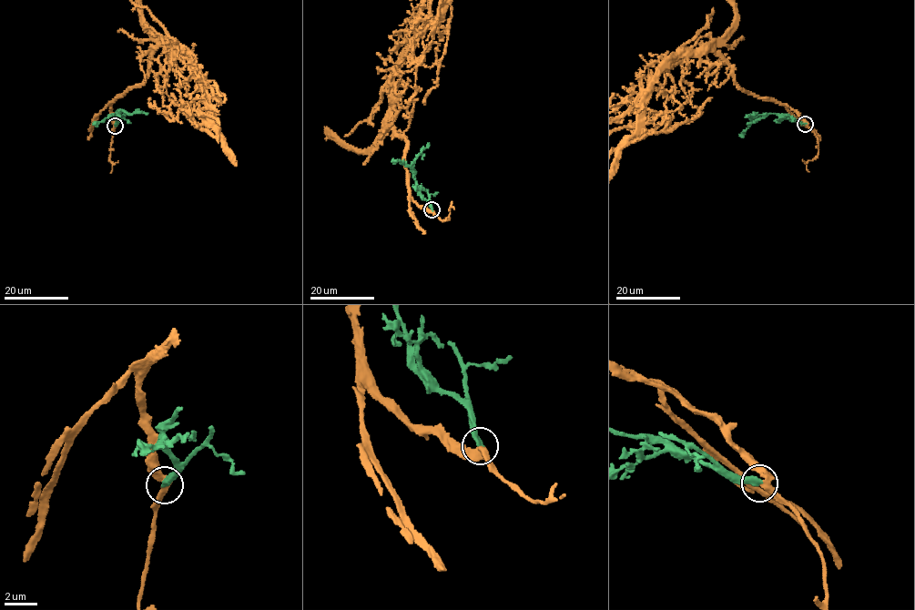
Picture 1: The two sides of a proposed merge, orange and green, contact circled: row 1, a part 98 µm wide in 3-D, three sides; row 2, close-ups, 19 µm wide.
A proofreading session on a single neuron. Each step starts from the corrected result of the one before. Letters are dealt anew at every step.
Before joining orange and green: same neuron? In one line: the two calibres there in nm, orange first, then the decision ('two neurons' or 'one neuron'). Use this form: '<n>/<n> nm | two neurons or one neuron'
340/360 nm | one neuron

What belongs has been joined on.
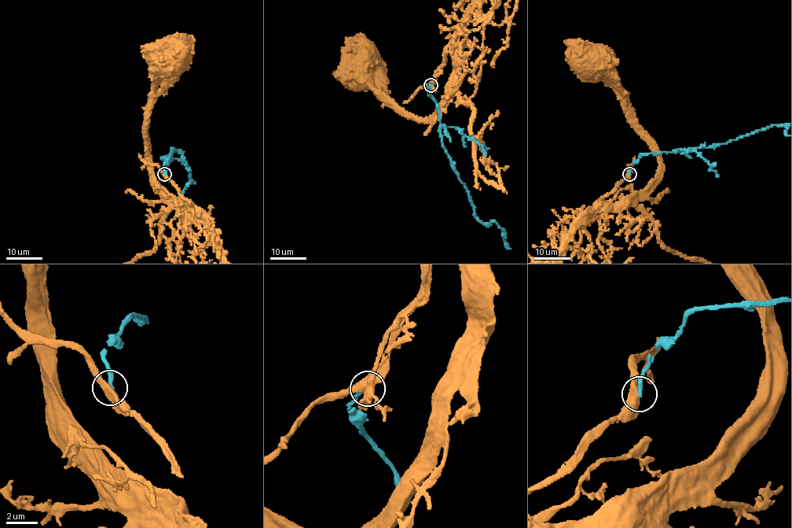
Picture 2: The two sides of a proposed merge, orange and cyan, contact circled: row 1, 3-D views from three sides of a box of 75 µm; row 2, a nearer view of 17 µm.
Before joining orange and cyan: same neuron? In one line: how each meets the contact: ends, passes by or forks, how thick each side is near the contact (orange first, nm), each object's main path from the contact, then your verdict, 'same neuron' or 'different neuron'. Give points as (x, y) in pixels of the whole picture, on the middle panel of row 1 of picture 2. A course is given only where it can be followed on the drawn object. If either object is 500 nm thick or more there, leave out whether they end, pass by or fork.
orange passes by; cyan ends; calibres 440 and 280 nm; course orange (430, 84), (453, 40), (454, 76), (431, 116), (415, 119), (389, 105), (364, 64); course cyan (431, 84), (427, 89), (438, 108), (441, 143), (474, 213), (504, 230), (511, 249); different neuron

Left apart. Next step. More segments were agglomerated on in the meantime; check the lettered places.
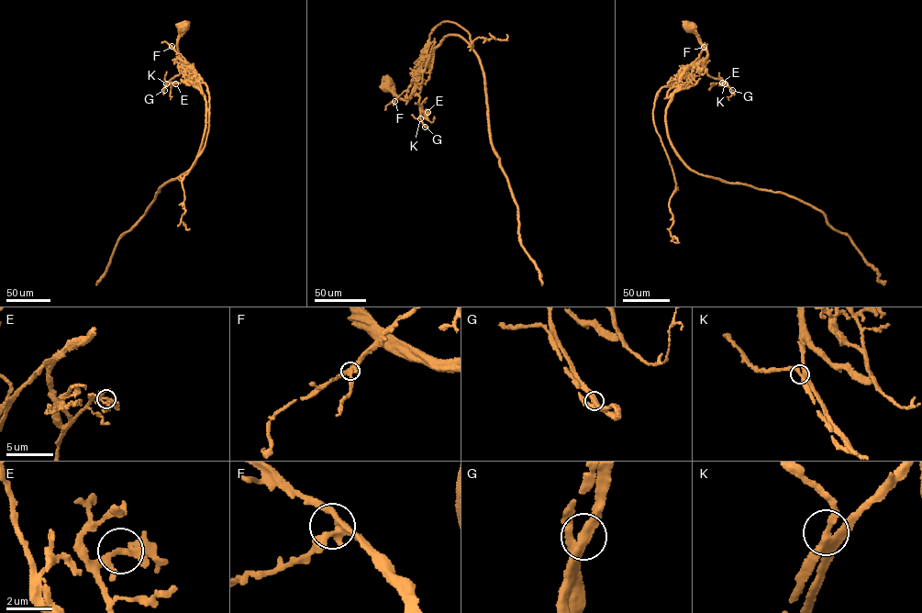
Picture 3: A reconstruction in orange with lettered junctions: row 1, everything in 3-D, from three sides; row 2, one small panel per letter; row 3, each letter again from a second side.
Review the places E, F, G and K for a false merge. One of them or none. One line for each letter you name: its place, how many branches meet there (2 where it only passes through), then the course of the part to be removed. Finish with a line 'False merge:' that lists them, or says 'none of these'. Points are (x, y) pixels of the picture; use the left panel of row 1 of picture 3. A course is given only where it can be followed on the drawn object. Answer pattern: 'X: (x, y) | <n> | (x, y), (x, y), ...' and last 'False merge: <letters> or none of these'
False merge: none of these

